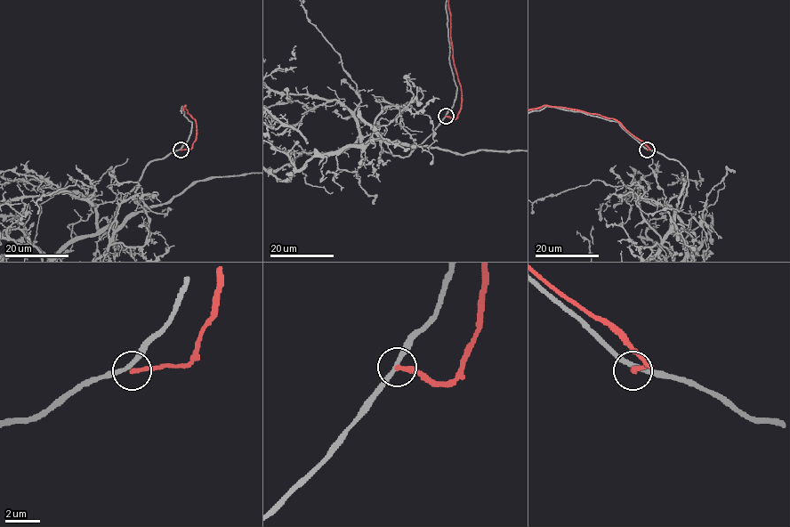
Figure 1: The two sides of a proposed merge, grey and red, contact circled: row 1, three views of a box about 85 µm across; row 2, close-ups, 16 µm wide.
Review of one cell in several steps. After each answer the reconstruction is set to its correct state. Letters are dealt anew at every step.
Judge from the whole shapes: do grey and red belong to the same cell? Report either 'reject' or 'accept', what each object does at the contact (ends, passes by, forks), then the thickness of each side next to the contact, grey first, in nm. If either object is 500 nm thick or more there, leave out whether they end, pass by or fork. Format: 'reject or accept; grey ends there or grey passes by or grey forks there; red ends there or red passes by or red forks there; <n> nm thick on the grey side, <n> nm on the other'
reject; grey passes by; red ends there; 240 nm thick on the grey side, 280 nm on the other

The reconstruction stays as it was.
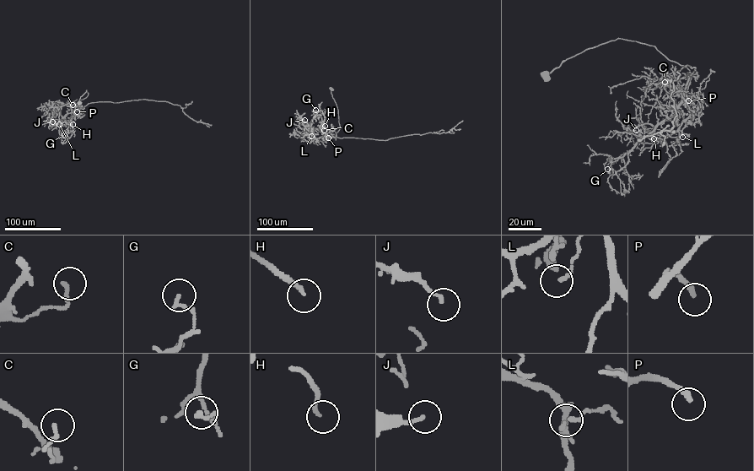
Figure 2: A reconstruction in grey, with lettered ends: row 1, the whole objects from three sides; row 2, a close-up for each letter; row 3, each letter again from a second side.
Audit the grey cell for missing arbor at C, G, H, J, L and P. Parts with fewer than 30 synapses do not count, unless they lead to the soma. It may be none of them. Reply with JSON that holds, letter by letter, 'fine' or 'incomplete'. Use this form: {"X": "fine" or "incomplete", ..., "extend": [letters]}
{"C": "fine", "G": "fine", "H": "incomplete", "J": "fine", "L": "fine", "P": "incomplete", "extend": ["H", "P"]}

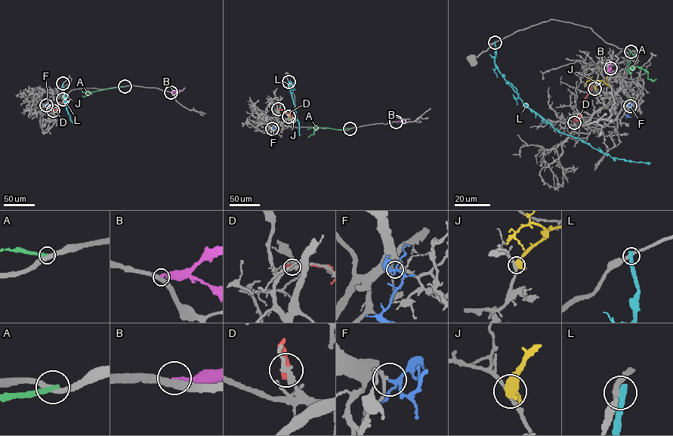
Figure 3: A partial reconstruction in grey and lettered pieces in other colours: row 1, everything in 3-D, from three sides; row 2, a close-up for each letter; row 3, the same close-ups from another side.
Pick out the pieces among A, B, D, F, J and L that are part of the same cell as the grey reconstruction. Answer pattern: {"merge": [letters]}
{"merge": ["F"]}

